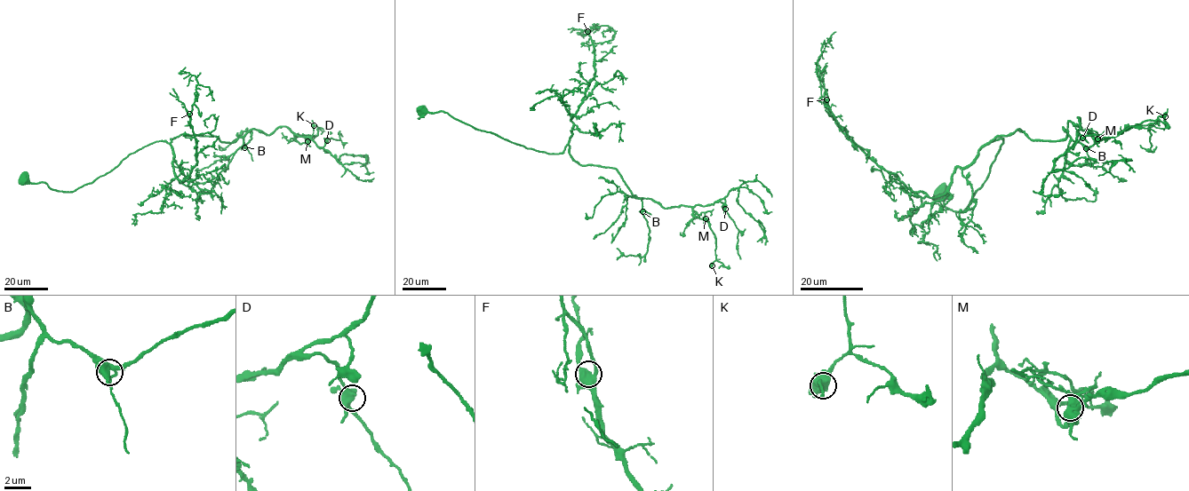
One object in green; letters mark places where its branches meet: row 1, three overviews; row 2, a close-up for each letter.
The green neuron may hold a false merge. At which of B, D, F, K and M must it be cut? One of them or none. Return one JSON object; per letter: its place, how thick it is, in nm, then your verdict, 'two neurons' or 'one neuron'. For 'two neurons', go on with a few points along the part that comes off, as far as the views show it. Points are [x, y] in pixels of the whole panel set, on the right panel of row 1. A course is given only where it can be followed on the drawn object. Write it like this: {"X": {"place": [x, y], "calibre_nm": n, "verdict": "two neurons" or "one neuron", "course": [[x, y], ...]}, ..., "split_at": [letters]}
{"B": {"place": [1086, 148], "calibre_nm": 460, "verdict": "one neuron"}, "D": {"place": [1082, 138], "calibre_nm": 550, "verdict": "one neuron"}, "F": {"place": [826, 99], "calibre_nm": 460, "verdict": "one neuron"}, "K": {"place": [1165, 116], "calibre_nm": 550, "verdict": "one neuron"}, "M": {"place": [1097, 138], "calibre_nm": 600, "verdict": "two neurons", "course": [[1097, 138], [1088, 130], [1101, 135], [1102, 139]]}, "split_at": ["M"]}

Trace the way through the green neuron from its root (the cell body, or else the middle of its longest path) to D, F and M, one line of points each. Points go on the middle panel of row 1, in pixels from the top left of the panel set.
D: (422, 110), (537, 151), (568, 145), (580, 164), (614, 168), (634, 197), (665, 208), (725, 209)
F: (422, 110), (443, 111), (526, 147), (561, 154), (572, 134), (571, 118), (594, 76), (594, 49), (587, 31)
M: (422, 110), (537, 151), (568, 145), (580, 164), (614, 168), (634, 197), (705, 218)

